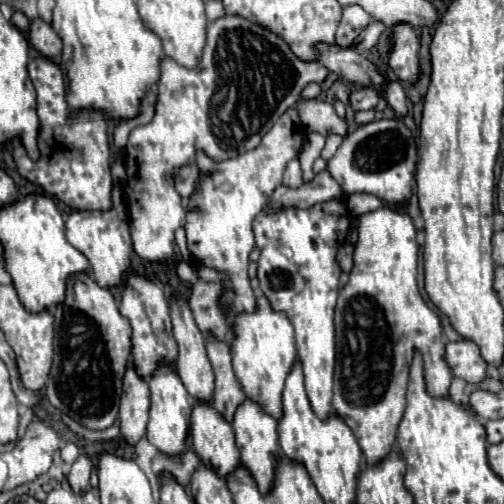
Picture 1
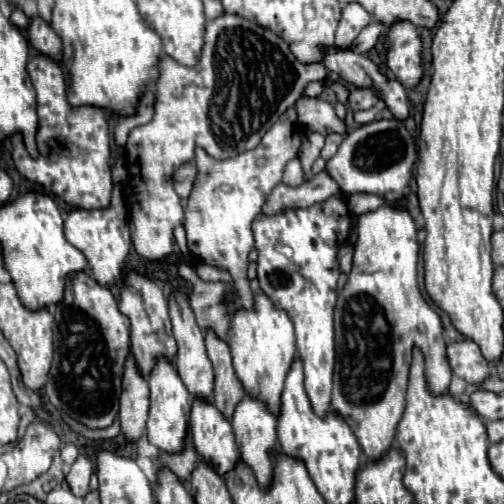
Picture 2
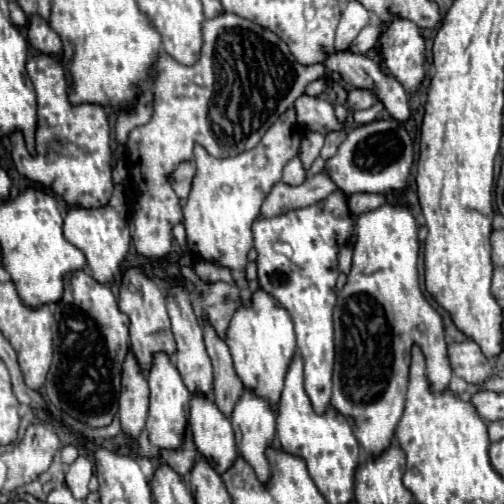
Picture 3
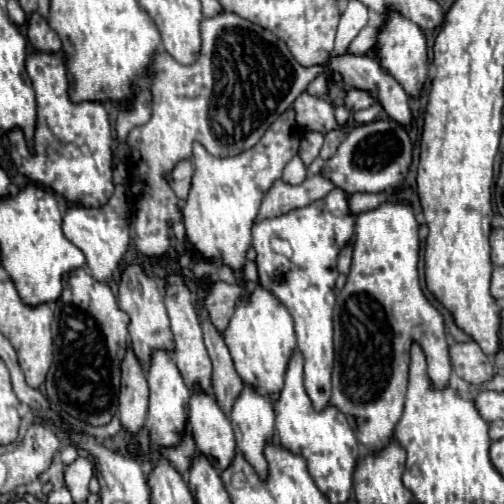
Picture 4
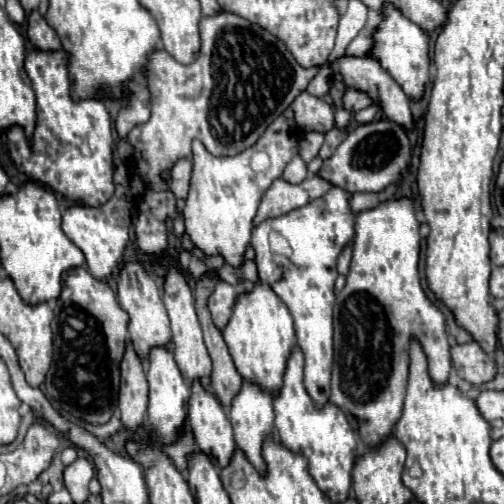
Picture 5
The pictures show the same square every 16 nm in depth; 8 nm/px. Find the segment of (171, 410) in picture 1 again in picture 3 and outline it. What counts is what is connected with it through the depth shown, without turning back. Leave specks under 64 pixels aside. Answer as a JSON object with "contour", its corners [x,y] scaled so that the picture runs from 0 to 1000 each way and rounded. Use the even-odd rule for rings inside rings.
{"contour":[[[313,702],[306,710],[306,726],[294,738],[294,762],[298,762],[298,817],[294,817],[294,837],[290,837],[294,869],[317,893],[357,889],[357,873],[365,873],[365,857],[373,845],[381,782],[365,766],[341,710],[333,710],[329,702]]]}

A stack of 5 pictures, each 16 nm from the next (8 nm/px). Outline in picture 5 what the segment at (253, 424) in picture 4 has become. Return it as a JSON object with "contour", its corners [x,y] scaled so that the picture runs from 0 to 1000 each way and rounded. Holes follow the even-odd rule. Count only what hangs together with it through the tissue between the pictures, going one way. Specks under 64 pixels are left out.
{"contour":[[[484,758],[480,774],[472,778],[472,786],[460,798],[460,813],[456,813],[452,829],[456,829],[460,849],[464,849],[468,885],[484,897],[484,905],[492,909],[492,917],[516,940],[524,940],[528,937],[528,917],[524,917],[524,905],[520,905],[520,885],[524,885],[528,869],[540,865],[540,857],[544,857],[544,813],[540,813],[540,790],[536,790],[536,782],[520,778],[504,762]]]}

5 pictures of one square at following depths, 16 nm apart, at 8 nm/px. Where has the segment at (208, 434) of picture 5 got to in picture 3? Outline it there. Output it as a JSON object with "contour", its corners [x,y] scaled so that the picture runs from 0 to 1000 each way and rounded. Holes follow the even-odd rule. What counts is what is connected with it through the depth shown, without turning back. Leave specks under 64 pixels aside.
{"contour":[[[385,786],[377,802],[377,853],[389,893],[433,940],[444,940],[472,909],[456,833],[429,810],[421,790]]]}

